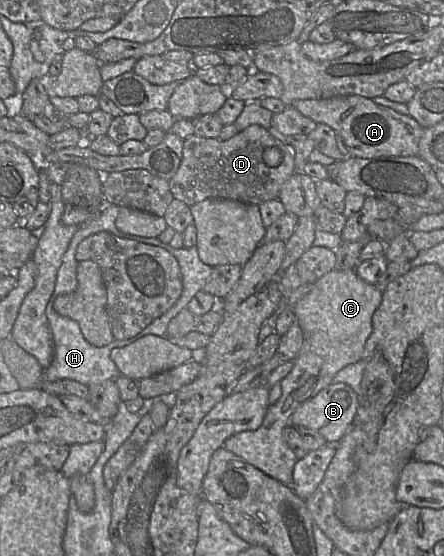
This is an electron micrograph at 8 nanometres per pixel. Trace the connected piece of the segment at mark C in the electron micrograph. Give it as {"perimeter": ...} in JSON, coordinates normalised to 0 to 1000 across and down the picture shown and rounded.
{"perimeter":[[[750,484],[705,509],[703,520],[660,552],[660,563],[678,588],[685,612],[671,640],[662,646],[655,669],[633,683],[633,712],[622,725],[606,728],[588,766],[572,775],[547,775],[516,786],[505,804],[541,820],[604,856],[628,867],[660,874],[660,845],[669,824],[637,786],[640,770],[653,761],[653,750],[687,721],[748,689],[755,673],[770,662],[818,644],[827,610],[838,599],[838,572],[860,541],[860,525],[838,511],[815,504],[800,484]]]}

